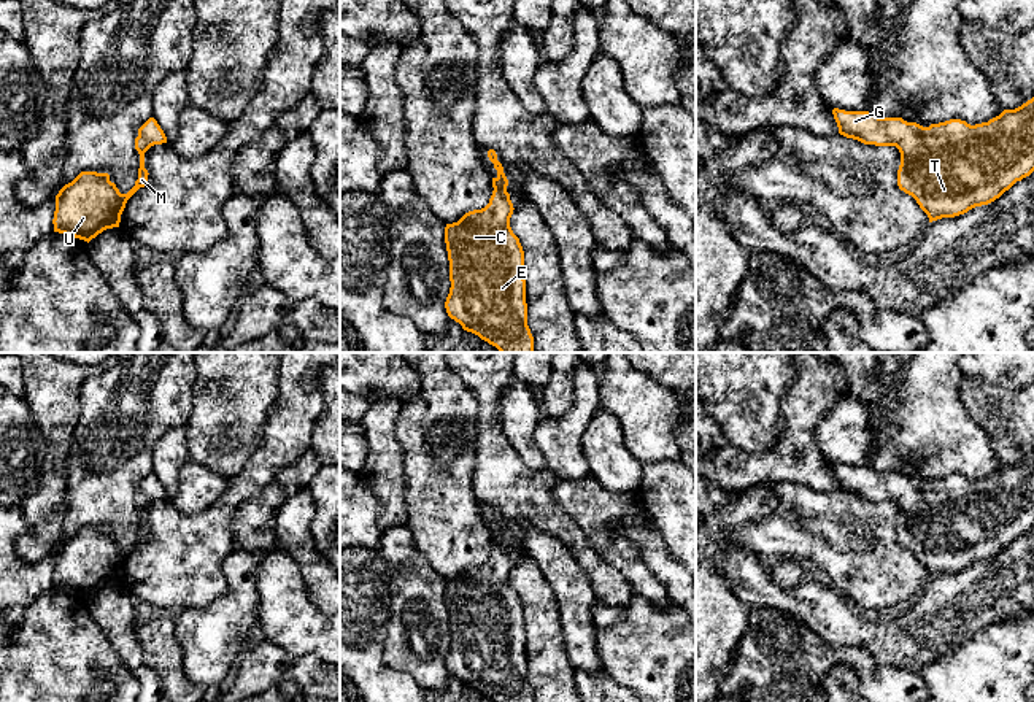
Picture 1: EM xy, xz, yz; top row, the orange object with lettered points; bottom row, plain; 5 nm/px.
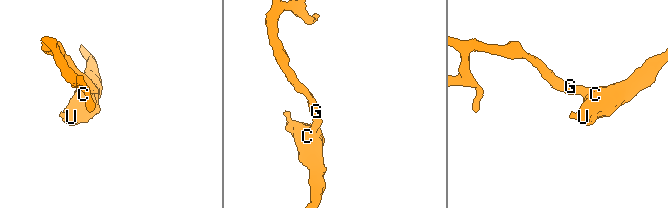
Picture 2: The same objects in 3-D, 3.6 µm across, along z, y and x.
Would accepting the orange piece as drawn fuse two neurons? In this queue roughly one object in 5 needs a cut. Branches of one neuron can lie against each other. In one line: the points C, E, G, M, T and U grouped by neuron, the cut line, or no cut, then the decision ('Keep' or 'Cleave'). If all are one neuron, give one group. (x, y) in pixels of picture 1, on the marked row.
Groups: C E G M T U. No split. Keep

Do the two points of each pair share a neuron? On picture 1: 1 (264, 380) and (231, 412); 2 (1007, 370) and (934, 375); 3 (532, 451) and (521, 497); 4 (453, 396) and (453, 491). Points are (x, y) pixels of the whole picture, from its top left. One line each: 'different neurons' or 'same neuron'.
1: same neuron
2: different neurons
3: different neurons
4: same neuron

